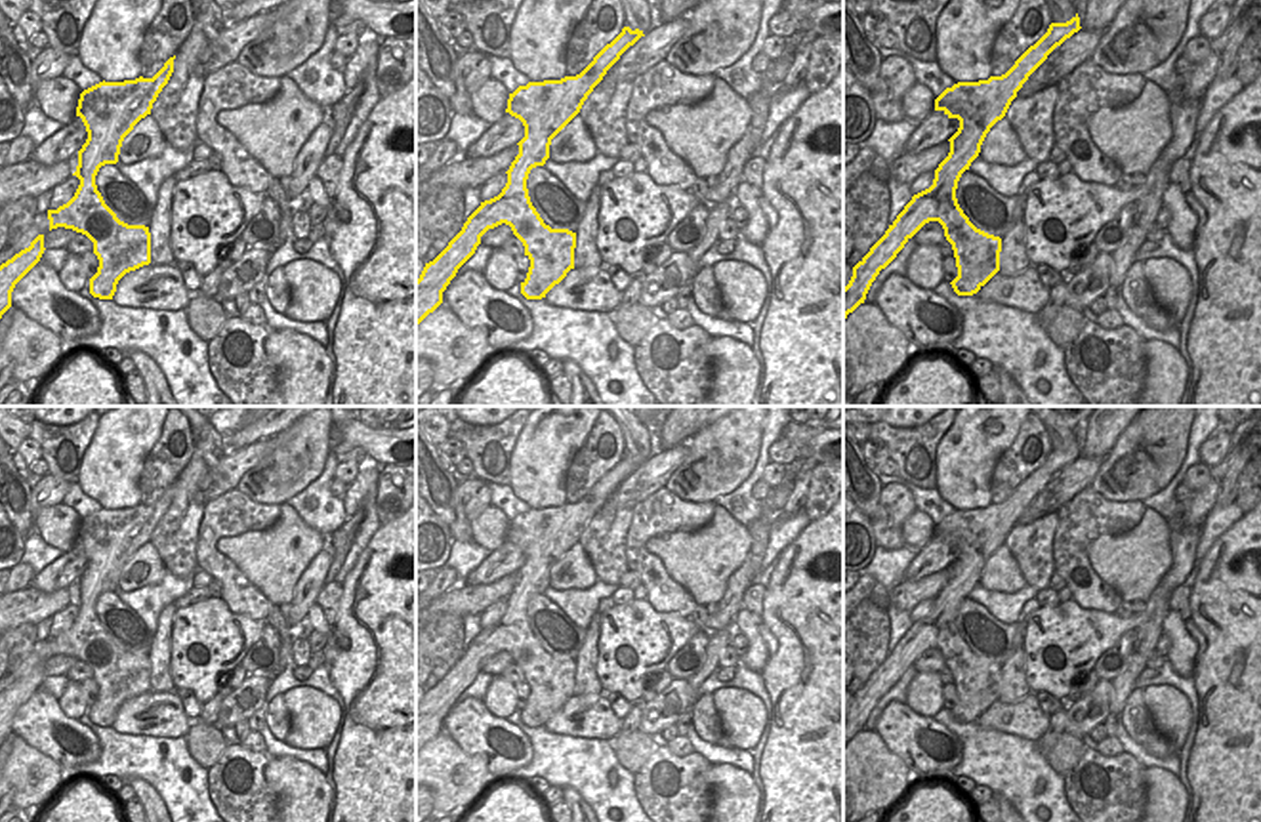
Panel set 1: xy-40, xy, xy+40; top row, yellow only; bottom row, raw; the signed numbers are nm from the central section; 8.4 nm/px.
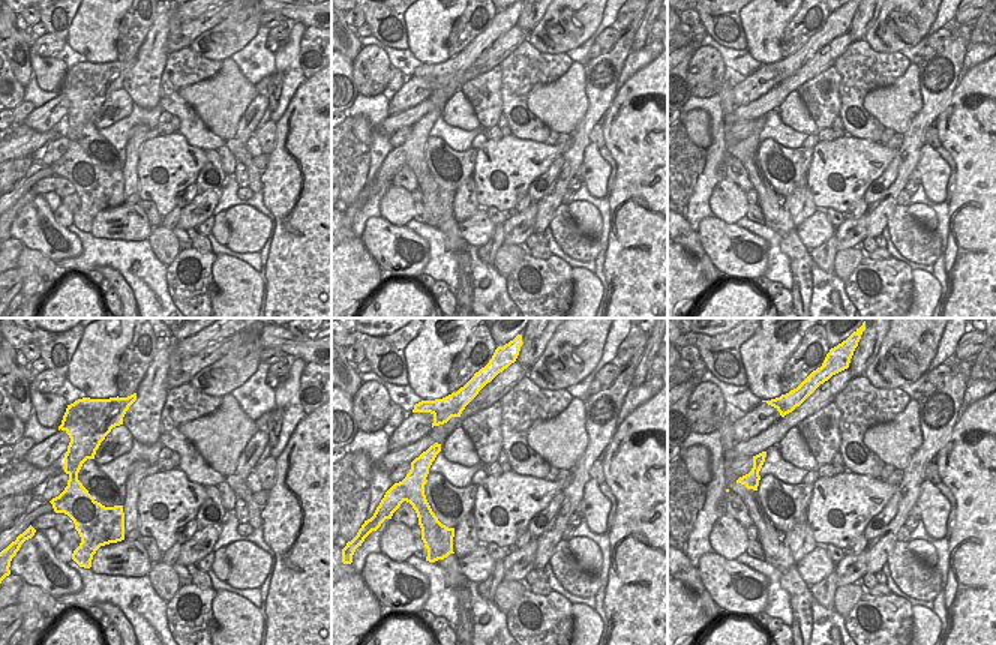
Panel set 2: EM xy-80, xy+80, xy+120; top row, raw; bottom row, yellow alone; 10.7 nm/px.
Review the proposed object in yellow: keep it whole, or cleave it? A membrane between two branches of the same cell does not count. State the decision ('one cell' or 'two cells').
one cell

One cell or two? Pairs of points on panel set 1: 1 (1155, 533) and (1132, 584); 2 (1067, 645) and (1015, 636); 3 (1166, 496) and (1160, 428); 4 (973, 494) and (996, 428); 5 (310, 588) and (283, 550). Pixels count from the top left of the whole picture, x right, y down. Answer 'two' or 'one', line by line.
1: one
2: two
3: two
4: one
5: two

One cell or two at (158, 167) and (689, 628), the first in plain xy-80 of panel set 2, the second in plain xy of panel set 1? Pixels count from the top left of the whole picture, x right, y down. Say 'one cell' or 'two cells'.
one cell

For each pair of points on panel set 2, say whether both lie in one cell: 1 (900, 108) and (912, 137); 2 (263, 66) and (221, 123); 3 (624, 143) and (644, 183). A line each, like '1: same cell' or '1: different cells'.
1: different cells
2: different cells
3: same cell

